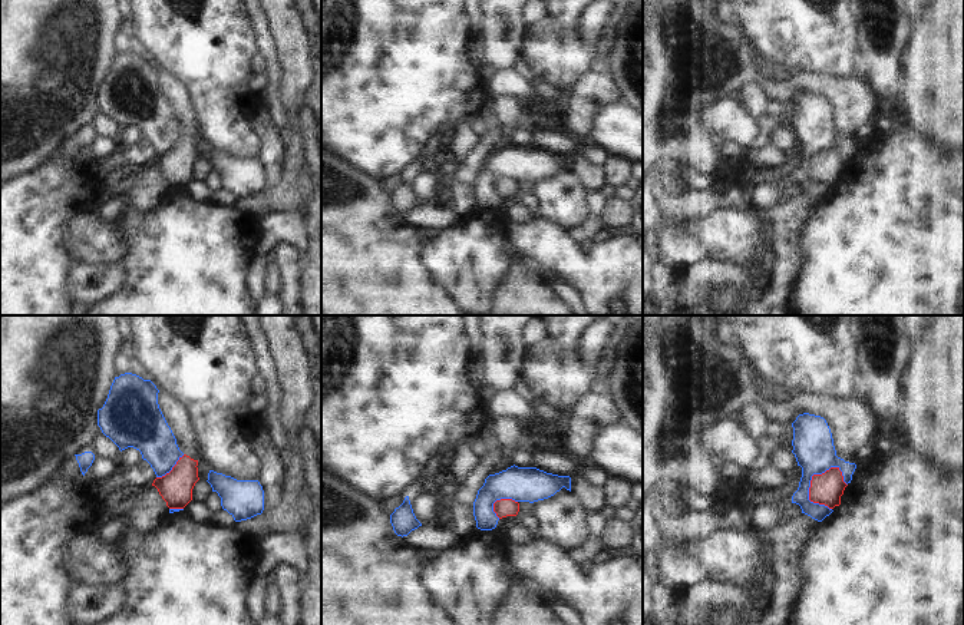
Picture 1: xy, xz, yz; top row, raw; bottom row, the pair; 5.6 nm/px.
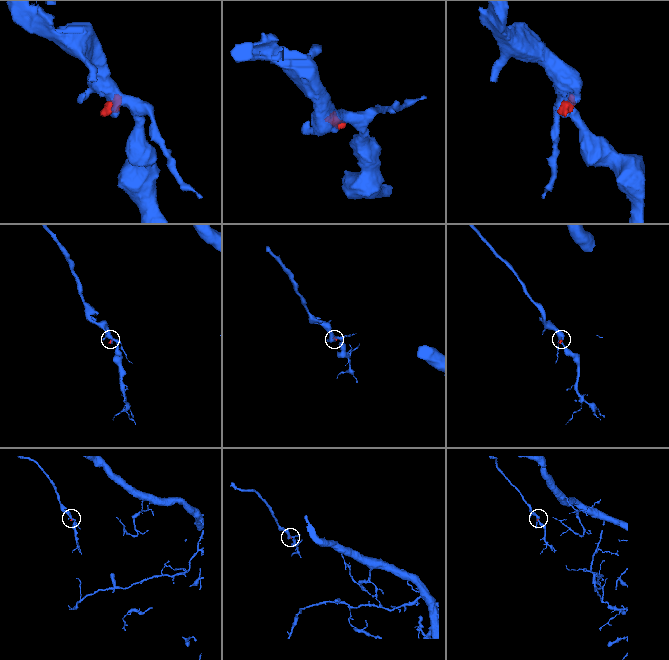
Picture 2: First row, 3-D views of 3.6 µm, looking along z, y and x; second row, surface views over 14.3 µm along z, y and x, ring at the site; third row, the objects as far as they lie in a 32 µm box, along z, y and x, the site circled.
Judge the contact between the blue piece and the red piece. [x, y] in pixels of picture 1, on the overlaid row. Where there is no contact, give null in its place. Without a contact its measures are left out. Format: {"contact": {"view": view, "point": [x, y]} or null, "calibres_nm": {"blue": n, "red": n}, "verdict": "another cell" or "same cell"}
{"contact": {"view": "yz", "point": [809, 486]}, "calibres_nm": {"blue": 220, "red": 180}, "verdict": "another cell"}

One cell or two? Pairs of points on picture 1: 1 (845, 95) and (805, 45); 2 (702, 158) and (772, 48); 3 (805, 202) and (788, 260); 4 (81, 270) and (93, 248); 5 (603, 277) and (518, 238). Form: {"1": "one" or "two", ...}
{"1": "two", "2": "two", "3": "one", "4": "two", "5": "one"}

